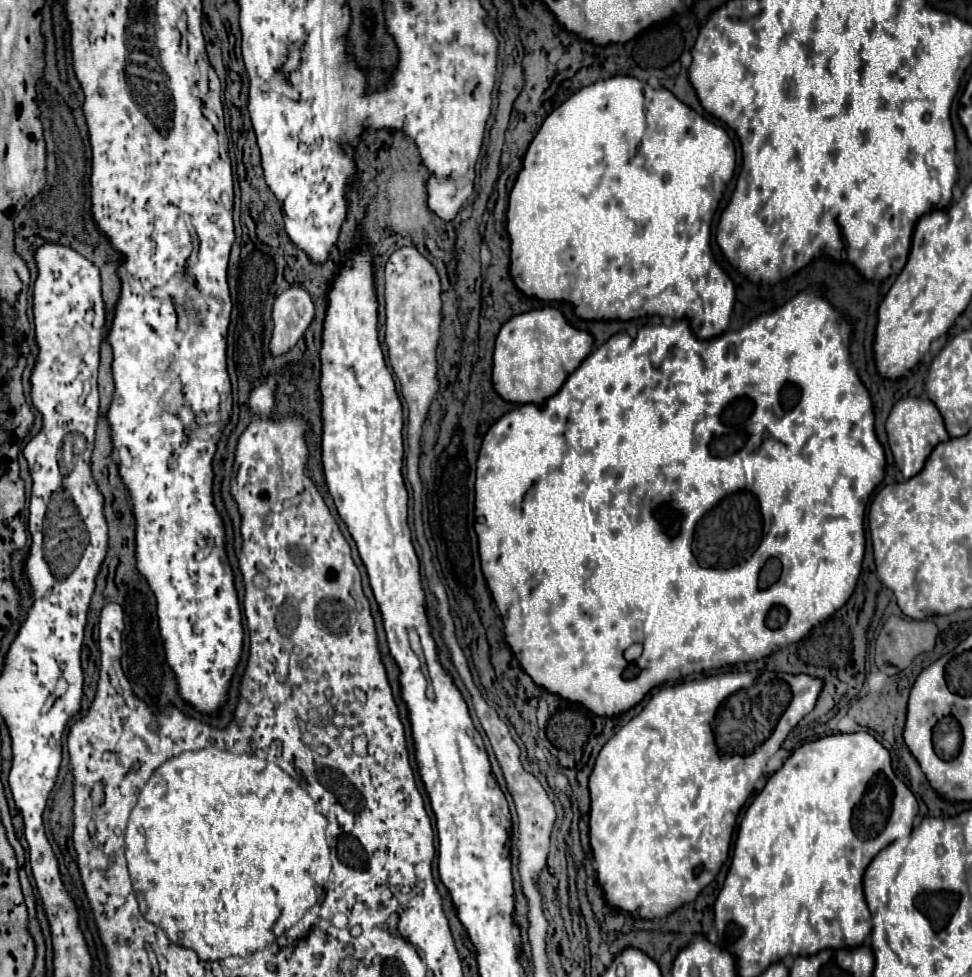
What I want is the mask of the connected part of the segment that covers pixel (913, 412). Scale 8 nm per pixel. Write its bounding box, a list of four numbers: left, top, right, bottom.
[886,397,950,479]

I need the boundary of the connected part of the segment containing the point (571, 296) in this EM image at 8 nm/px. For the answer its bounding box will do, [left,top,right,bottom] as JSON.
[508,77,736,339]

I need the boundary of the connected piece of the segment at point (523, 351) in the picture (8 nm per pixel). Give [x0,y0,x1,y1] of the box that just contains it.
[492,307,594,403]

